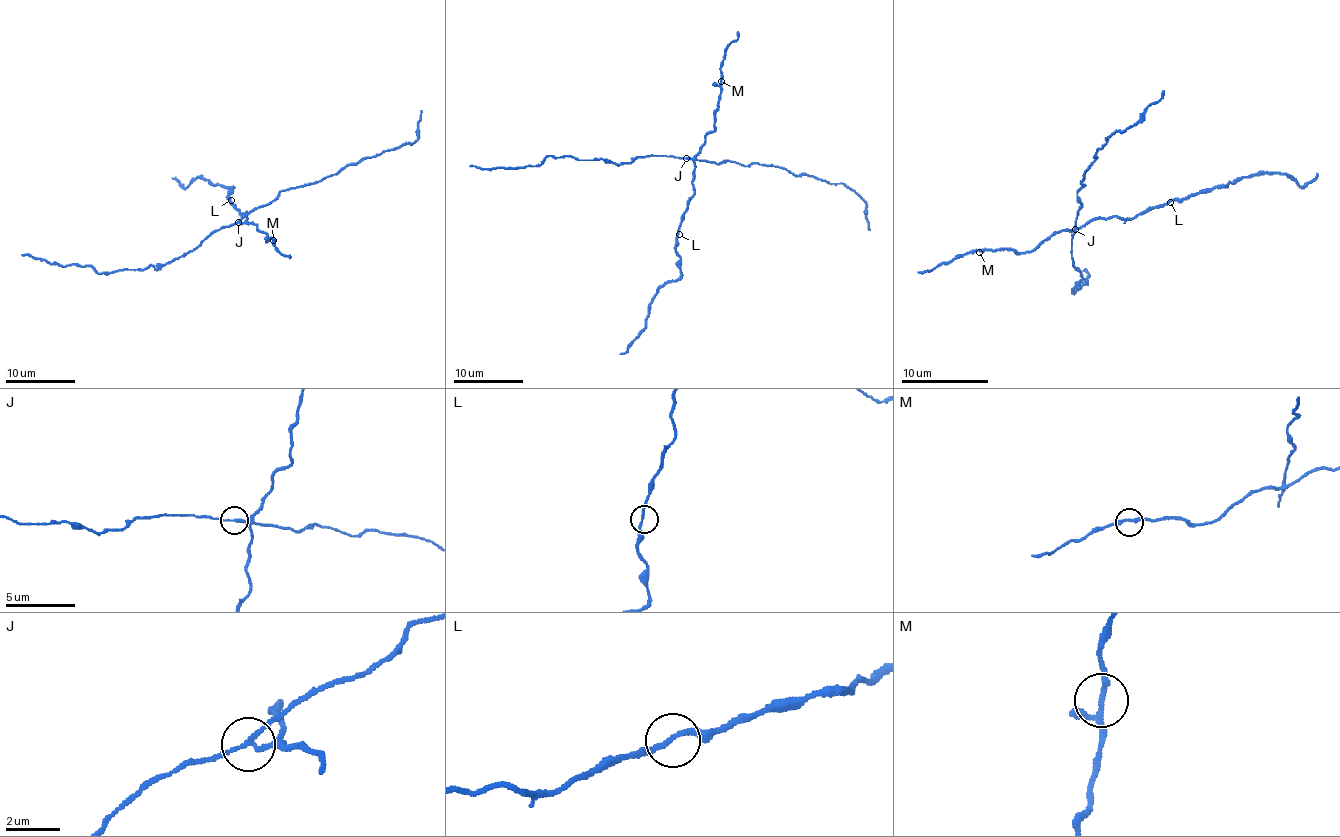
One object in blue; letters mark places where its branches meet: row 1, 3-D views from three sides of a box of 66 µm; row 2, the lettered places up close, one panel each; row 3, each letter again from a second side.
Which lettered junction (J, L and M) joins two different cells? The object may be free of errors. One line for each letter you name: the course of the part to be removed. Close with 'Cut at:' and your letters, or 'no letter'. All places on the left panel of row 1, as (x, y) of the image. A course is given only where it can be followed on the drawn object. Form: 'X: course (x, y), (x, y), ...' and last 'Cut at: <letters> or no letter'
J: course (238, 223), (255, 209), (267, 205), (281, 191), (322, 181), (348, 165), (418, 139), (421, 111)
Cut at: J

